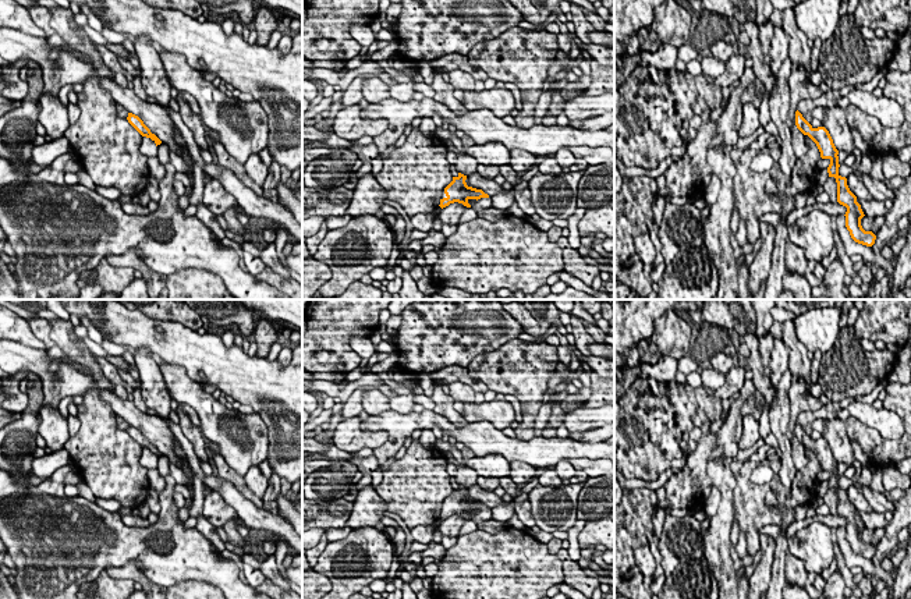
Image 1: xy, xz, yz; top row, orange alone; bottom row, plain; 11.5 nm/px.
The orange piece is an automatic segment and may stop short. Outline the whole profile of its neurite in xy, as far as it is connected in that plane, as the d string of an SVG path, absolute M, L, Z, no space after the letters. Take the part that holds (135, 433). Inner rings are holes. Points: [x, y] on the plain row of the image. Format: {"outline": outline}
{"outline": "M128 425L127 432L142 449L150 450L156 456L156 458L162 456L162 453L150 444L150 442L143 436L143 433L138 428Z"}

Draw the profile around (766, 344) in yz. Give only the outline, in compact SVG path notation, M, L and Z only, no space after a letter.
M770 332L759 339L759 357L763 368L763 375L768 378L770 376L770 368L769 368L770 352L774 348L773 340L774 339L770 334Z

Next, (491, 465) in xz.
M485 454L464 461L478 476L501 479L510 475L510 461L501 454Z

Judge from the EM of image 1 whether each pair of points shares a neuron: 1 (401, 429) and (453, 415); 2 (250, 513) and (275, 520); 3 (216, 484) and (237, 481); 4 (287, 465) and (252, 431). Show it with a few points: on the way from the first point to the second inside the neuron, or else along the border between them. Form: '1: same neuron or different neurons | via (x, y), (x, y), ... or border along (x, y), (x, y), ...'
1: different neurons | border along (433, 410), (454, 425)
2: same neuron | via (255, 517), (269, 520)
3: different neurons | border along (215, 471), (254, 504)
4: different neurons | border along (261, 415), (266, 426), (268, 457)

